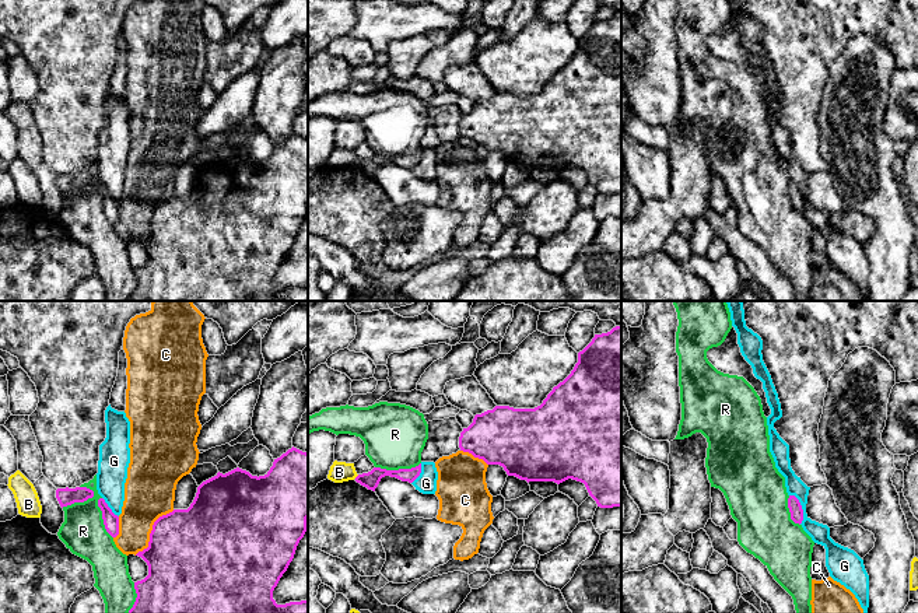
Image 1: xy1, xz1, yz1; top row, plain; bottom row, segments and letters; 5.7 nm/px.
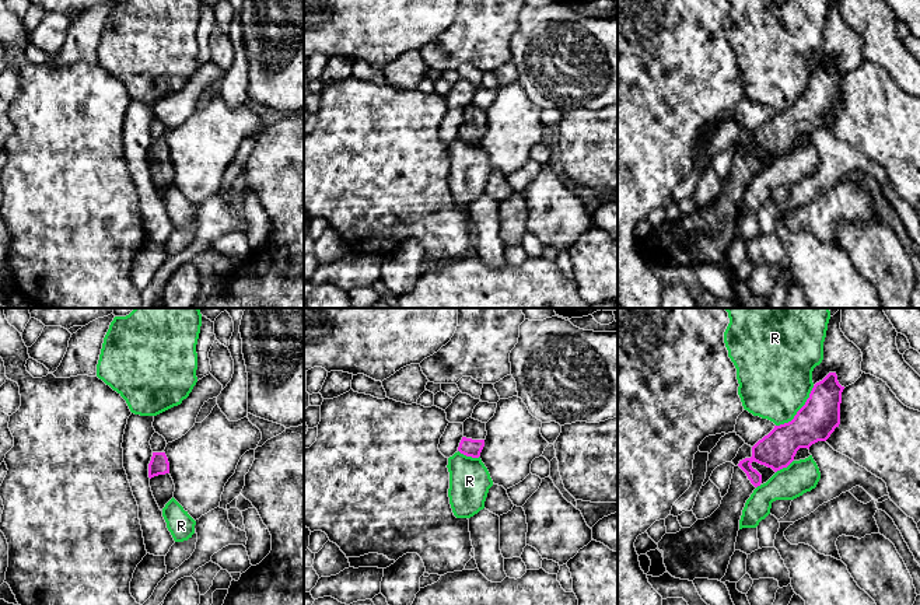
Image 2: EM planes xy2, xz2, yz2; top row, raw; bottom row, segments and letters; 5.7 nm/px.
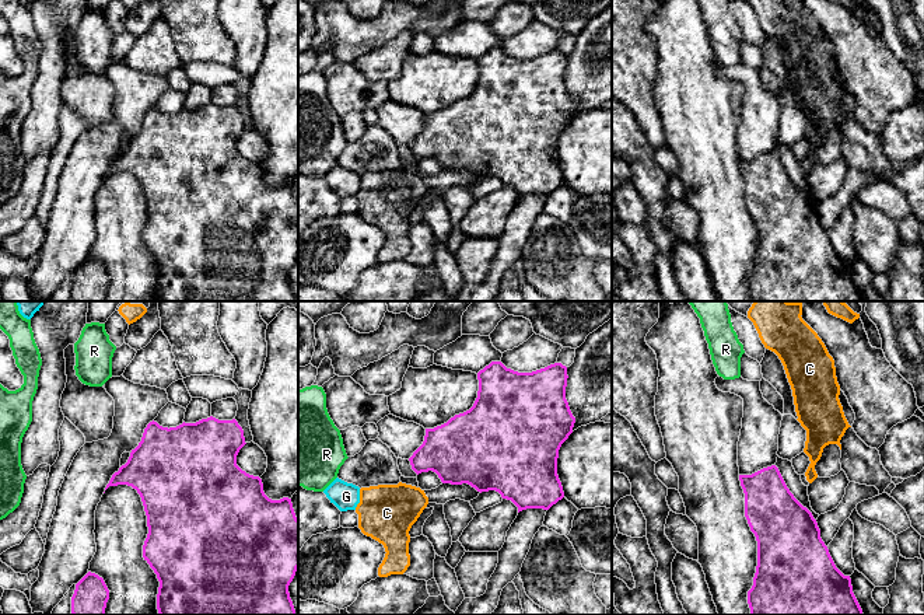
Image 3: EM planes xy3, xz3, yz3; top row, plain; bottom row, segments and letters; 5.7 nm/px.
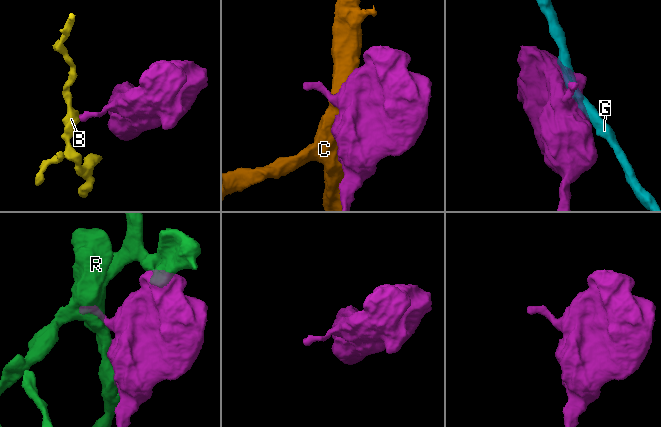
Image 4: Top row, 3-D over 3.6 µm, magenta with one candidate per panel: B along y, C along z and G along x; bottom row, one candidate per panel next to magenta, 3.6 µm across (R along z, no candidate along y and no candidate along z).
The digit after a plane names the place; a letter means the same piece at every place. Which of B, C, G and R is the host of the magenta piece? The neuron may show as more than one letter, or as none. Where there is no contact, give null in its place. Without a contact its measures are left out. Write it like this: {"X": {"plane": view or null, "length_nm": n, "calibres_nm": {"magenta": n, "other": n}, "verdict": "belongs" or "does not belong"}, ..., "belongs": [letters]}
{"B": {"plane": "xz1", "length_nm": 40, "calibres_nm": {"magenta": 90, "other": 120}, "verdict": "does not belong"}, "C": {"plane": "xy1", "length_nm": 340, "calibres_nm": {"magenta": 480, "other": 280}, "verdict": "does not belong"}, "G": {"plane": "yz1", "length_nm": 190, "calibres_nm": {"magenta": 80, "other": 110}, "verdict": "does not belong"}, "R": {"plane": "yz2", "length_nm": 320, "calibres_nm": {"magenta": 220, "other": 440}, "verdict": "does not belong"}, "belongs": []}

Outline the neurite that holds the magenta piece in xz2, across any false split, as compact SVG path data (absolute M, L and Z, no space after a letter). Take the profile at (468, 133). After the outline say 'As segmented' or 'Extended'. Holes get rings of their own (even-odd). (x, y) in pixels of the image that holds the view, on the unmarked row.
M469 104L462 111L464 123L458 137L466 143L479 144L487 122L486 109Z. Extended

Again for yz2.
M829 59L822 67L816 69L805 91L797 98L794 105L788 109L774 112L774 115L767 122L765 122L752 133L752 143L739 147L739 150L734 153L728 179L723 183L720 193L710 203L697 206L690 214L681 214L681 217L676 220L665 220L662 223L657 231L658 235L664 238L664 251L672 263L689 267L693 267L695 265L720 267L725 262L731 242L735 238L735 228L739 217L742 196L753 176L762 169L762 161L753 155L751 150L755 147L777 158L783 154L787 154L794 147L794 143L800 134L809 136L812 130L818 127L826 127L835 115L840 111L840 90L843 76L844 73L839 70L836 59Z. Extended

